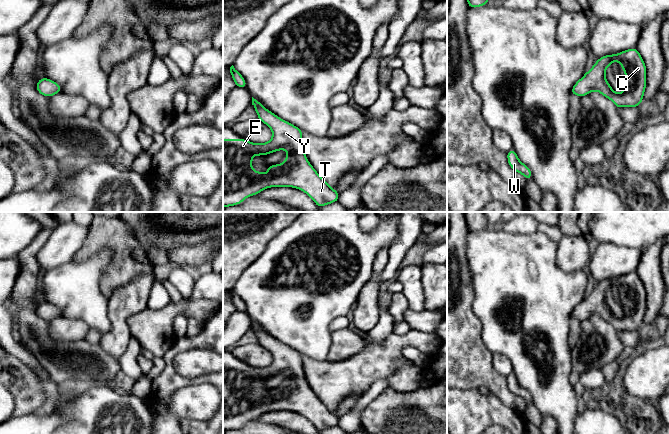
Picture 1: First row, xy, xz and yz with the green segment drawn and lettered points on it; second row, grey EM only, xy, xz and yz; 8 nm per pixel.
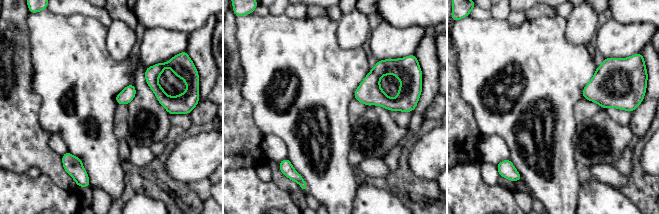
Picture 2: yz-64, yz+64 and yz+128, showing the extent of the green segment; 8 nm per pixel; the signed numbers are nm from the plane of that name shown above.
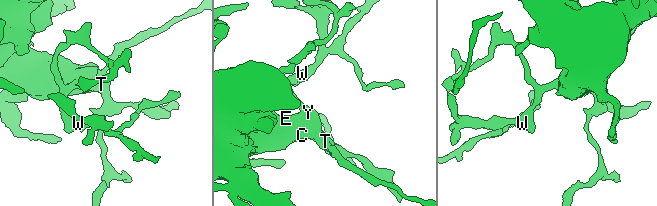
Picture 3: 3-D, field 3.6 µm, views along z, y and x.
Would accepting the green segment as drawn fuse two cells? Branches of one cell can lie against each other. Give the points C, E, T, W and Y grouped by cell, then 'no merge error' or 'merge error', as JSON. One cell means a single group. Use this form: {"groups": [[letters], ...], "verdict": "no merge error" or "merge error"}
{"groups": [["C", "E", "T", "W", "Y"]], "verdict": "no merge error"}

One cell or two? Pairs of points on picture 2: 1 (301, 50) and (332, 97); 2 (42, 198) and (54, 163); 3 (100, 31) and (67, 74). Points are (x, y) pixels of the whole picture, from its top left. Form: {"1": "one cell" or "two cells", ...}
{"1": "one cell", "2": "two cells", "3": "one cell"}

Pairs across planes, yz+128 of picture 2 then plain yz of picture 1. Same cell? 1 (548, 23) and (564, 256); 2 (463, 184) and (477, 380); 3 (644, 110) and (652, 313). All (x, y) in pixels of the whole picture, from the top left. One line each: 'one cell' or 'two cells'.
1: two cells
2: two cells
3: one cell

